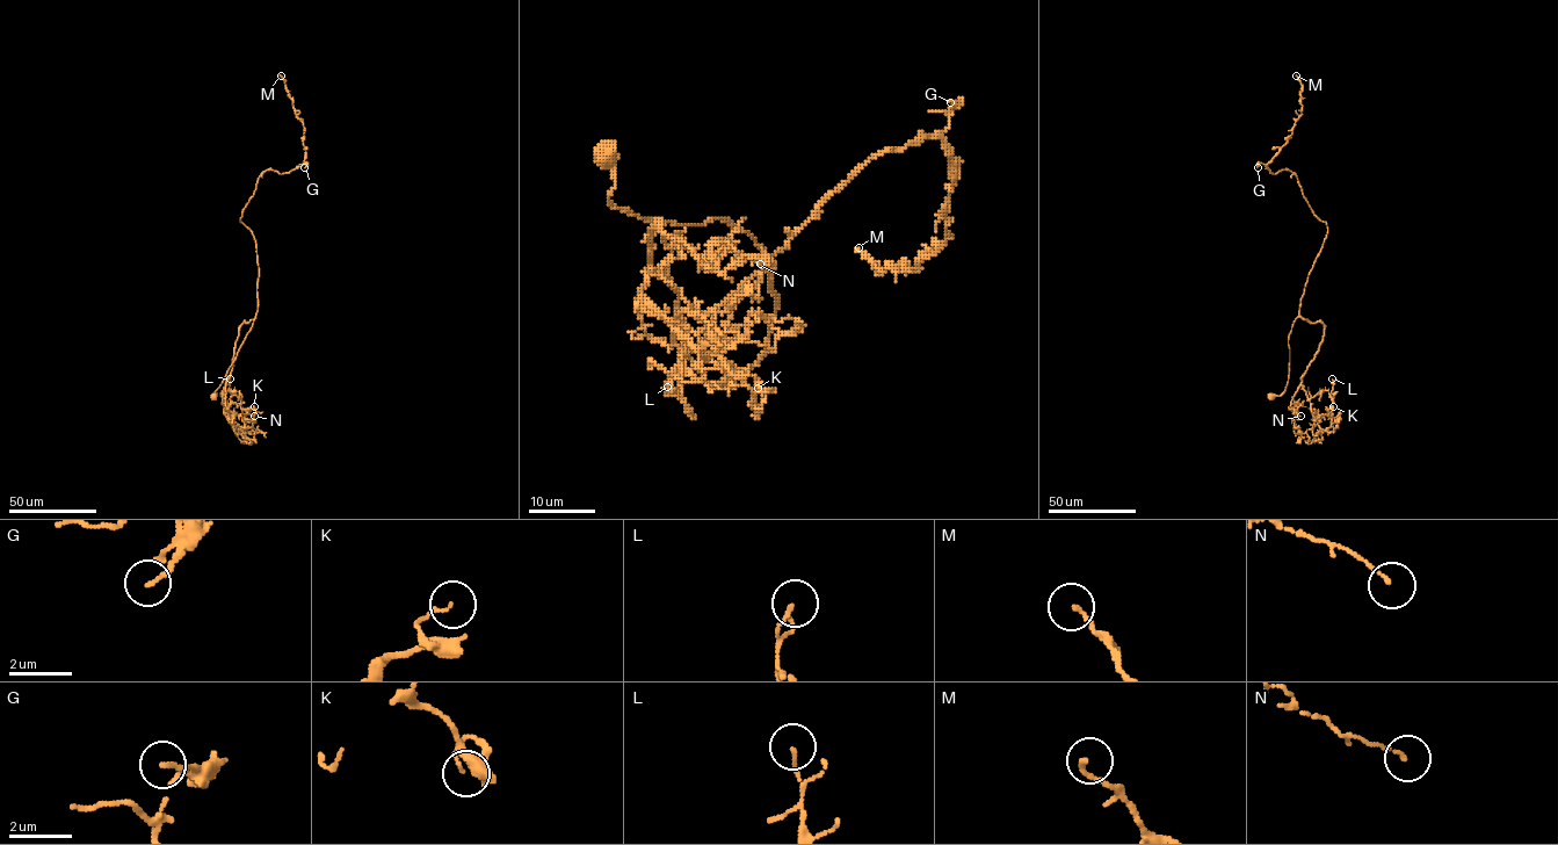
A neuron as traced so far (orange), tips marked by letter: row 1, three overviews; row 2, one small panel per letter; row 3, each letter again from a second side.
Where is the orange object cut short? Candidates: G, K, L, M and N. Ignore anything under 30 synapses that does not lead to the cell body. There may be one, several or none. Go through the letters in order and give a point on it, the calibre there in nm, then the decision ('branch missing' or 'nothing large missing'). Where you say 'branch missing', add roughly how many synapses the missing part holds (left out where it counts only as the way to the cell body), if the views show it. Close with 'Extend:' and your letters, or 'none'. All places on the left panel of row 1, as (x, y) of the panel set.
G: place (304, 167); calibre 140 nm; nothing large missing
K: place (254, 406); calibre 100 nm; nothing large missing
L: place (230, 378); calibre 100 nm; nothing large missing
M: place (281, 76); calibre 150 nm; nothing large missing
N: place (254, 416); calibre 90 nm; nothing large missing
Extend: none

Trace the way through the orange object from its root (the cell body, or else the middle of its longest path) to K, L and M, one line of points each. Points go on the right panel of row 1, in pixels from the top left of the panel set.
K: (1270, 396), (1287, 383), (1289, 336), (1301, 317), (1325, 327), (1301, 378), (1323, 431), (1333, 406)
L: (1270, 396), (1287, 383), (1289, 336), (1298, 317), (1325, 327), (1301, 378), (1306, 396), (1330, 395), (1332, 378)
M: (1270, 396), (1287, 383), (1289, 336), (1327, 231), (1296, 175), (1267, 166), (1302, 114), (1296, 76)

